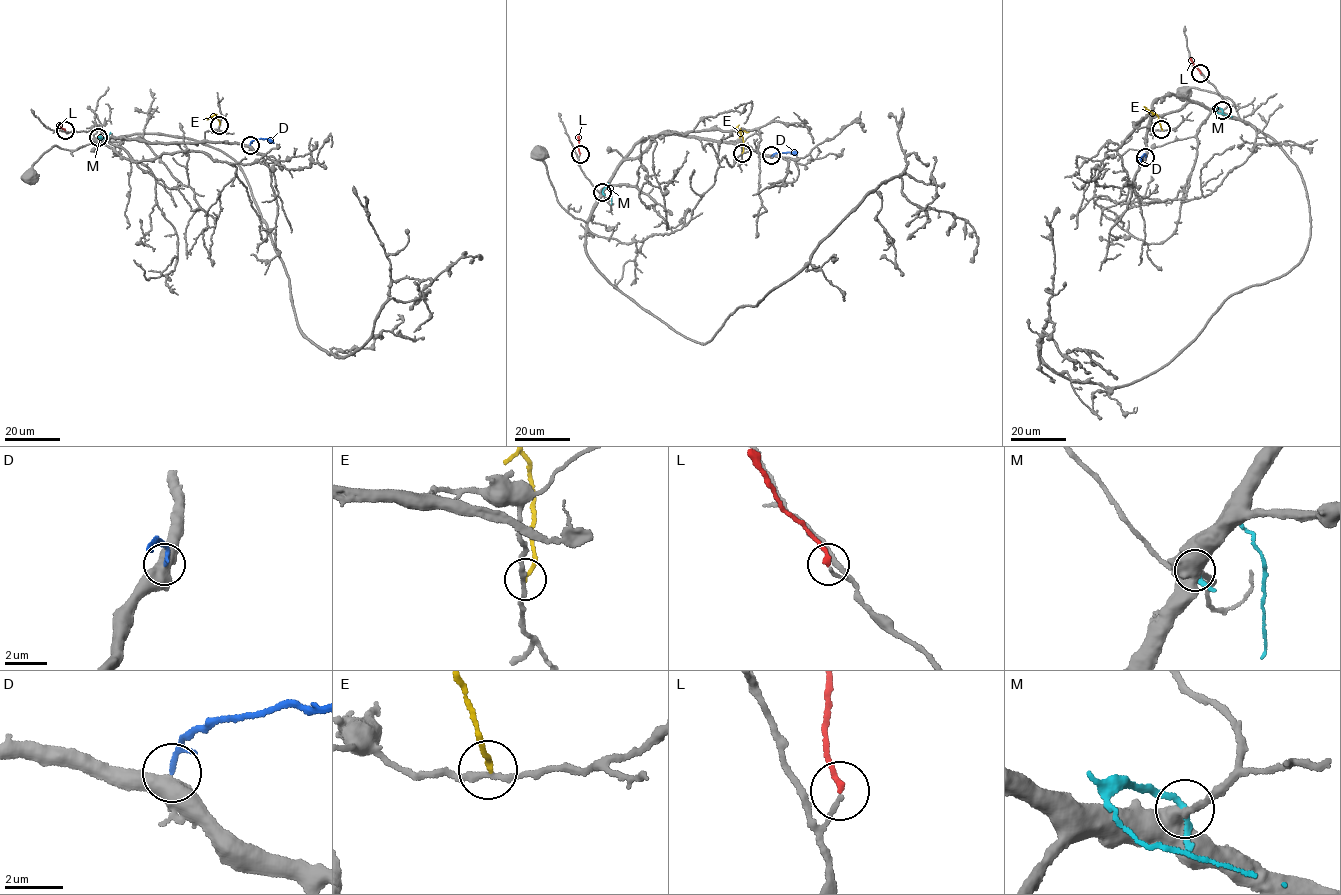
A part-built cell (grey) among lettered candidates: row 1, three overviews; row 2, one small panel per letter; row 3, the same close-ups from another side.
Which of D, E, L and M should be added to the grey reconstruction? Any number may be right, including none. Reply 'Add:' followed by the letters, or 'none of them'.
Add: D, L

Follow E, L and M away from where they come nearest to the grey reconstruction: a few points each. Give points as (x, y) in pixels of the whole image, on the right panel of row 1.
E: (1161, 130), (1157, 114), (1149, 110), (1148, 113)
L: (1200, 73), (1190, 58)
M: (1222, 109), (1215, 108), (1218, 113), (1232, 116)

